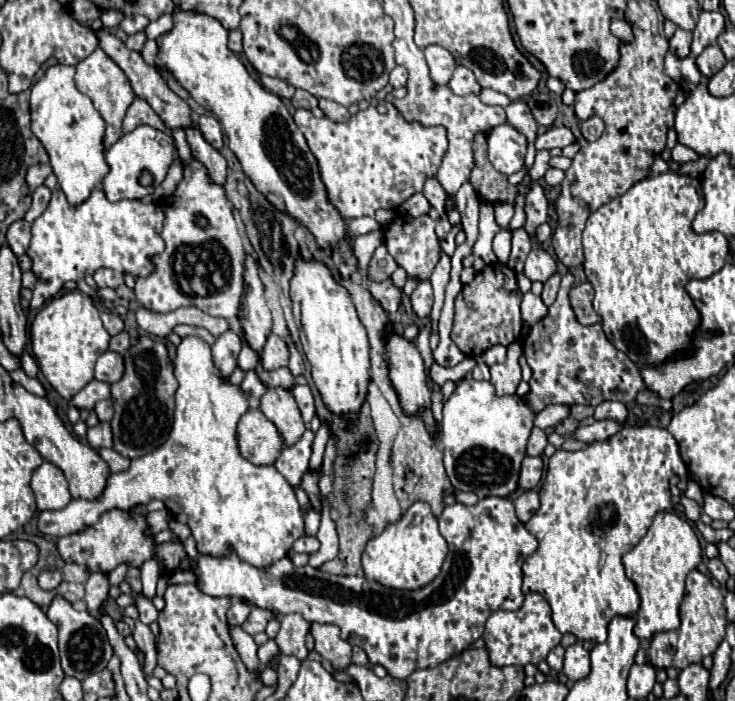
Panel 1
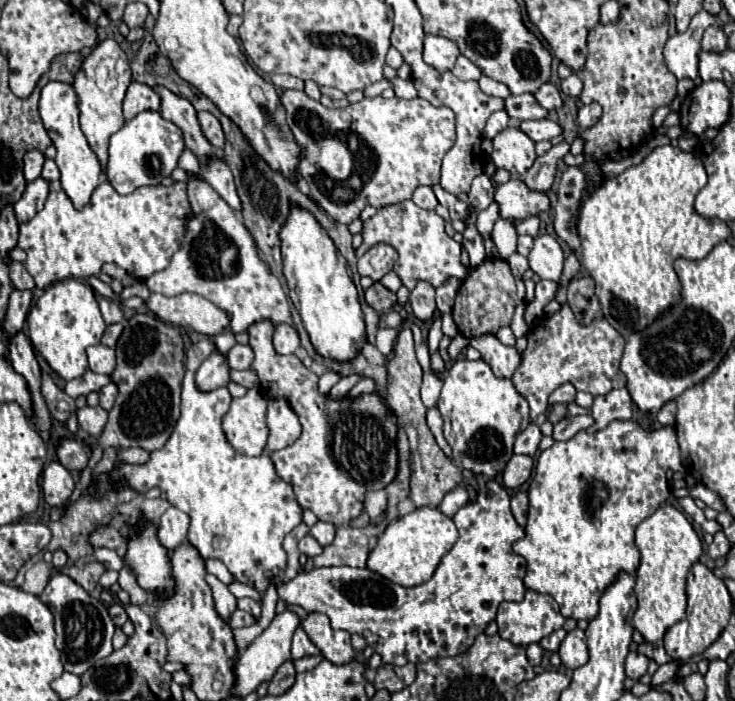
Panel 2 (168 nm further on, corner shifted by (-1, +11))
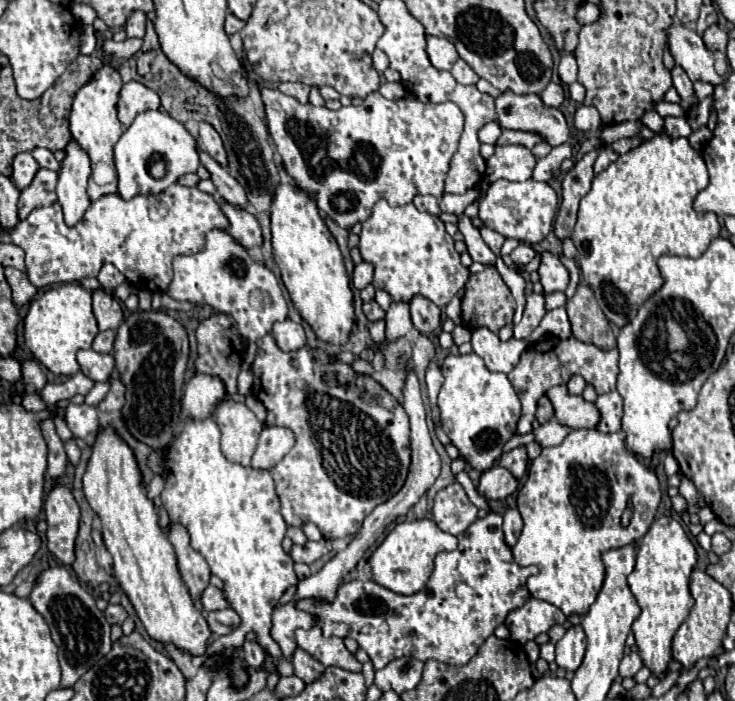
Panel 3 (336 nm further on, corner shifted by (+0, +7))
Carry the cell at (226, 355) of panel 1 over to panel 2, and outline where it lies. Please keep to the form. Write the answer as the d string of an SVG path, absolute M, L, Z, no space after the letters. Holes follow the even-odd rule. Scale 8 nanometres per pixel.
M217 350L199 366L195 372L195 386L201 392L211 392L229 384L229 364L227 358Z

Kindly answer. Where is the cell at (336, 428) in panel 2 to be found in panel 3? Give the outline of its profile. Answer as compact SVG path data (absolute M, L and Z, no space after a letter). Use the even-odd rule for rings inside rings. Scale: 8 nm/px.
M270 334L258 344L252 372L252 394L268 412L264 426L288 426L296 436L294 448L270 470L286 524L302 526L304 522L314 522L328 540L356 534L362 528L362 520L378 504L394 496L406 480L410 466L410 428L402 404L372 376L354 374L348 364L332 362L322 350L300 348L296 352L282 352ZM314 412L318 412L318 424L310 424Z

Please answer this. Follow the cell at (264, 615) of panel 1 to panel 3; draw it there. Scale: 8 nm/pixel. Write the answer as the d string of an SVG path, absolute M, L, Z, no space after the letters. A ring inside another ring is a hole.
M226 608L226 610L208 612L206 622L208 622L212 634L224 636L224 634L234 632L240 626L240 616L236 616L236 612L232 612L232 608Z

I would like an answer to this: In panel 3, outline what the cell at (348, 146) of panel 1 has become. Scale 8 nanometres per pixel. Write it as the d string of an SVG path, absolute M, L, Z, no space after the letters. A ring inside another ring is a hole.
M262 88L260 94L268 132L282 156L286 172L294 178L296 186L302 192L308 192L308 196L316 200L316 206L338 226L352 228L356 222L364 222L380 198L386 198L388 204L396 206L412 202L416 194L432 194L436 198L444 194L446 170L458 148L464 124L464 116L456 104L424 104L410 98L386 100L378 92L372 92L364 104L342 106L334 112L328 108L316 108L310 102L300 104L296 98L286 96L280 90Z

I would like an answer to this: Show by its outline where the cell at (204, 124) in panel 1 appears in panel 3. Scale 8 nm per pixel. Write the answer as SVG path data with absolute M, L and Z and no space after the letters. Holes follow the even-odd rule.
M200 122L200 134L198 134L198 140L202 144L202 148L222 166L226 166L226 150L222 146L222 140L220 140L220 134L212 128L212 124L208 122Z

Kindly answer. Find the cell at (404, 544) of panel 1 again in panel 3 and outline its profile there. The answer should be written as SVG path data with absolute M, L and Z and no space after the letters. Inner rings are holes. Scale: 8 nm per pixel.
M432 518L400 522L388 532L384 542L370 556L374 582L398 594L414 594L426 586L434 570L436 554L444 550L456 550L456 546L458 546L458 538L448 532L442 532Z

